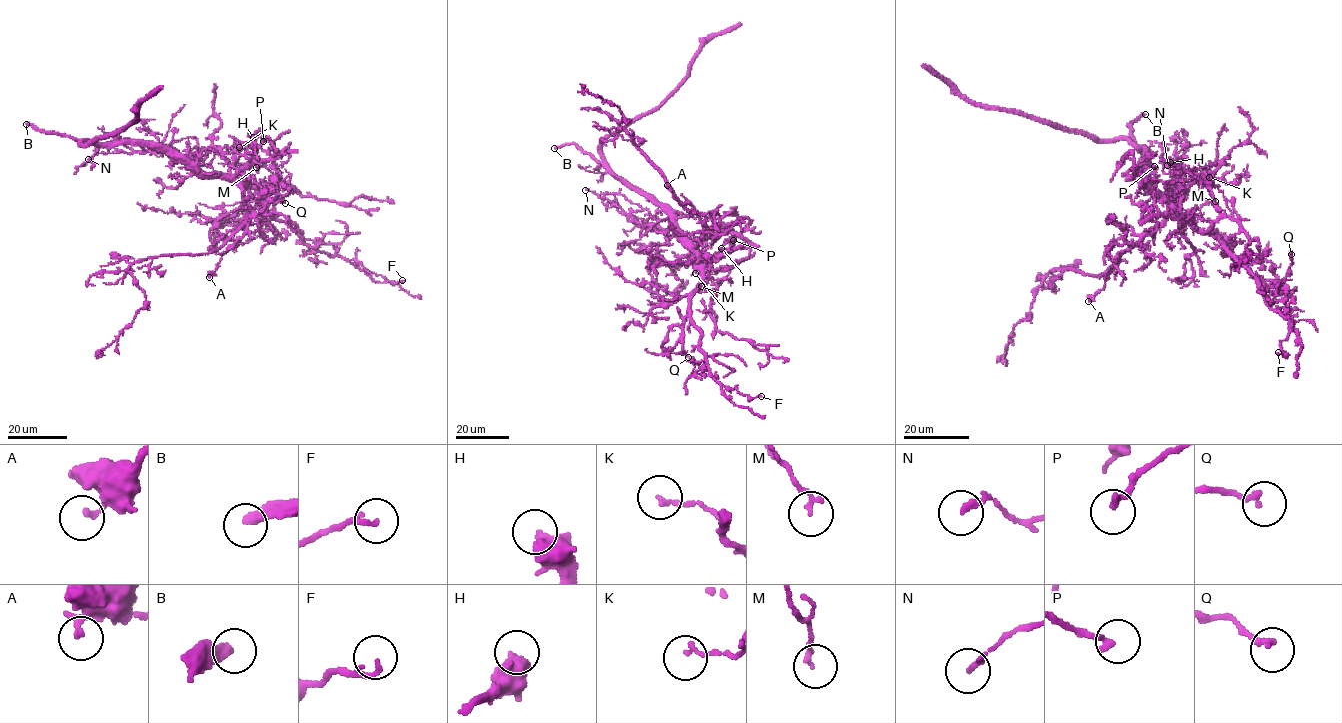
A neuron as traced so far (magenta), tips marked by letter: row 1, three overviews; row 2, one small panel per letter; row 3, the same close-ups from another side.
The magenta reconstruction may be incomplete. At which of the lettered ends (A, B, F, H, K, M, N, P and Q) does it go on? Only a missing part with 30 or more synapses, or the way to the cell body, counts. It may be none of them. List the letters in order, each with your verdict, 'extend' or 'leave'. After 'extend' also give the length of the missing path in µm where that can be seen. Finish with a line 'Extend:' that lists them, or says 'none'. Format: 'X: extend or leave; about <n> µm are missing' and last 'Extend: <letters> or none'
A: leave
B: extend; about 40 µm are missing
F: leave
H: leave
K: leave
M: leave
N: leave
P: leave
Q: leave
Extend: B

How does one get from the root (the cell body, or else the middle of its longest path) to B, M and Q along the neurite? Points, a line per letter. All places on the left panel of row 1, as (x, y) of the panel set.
B: (202, 172), (150, 147), (135, 143), (92, 144), (26, 124)
M: (202, 172), (227, 175), (230, 166), (220, 150), (241, 145), (252, 156), (256, 167)
Q: (202, 172), (233, 175), (264, 194), (261, 202), (272, 228), (260, 232), (264, 215), (278, 202), (285, 203)

